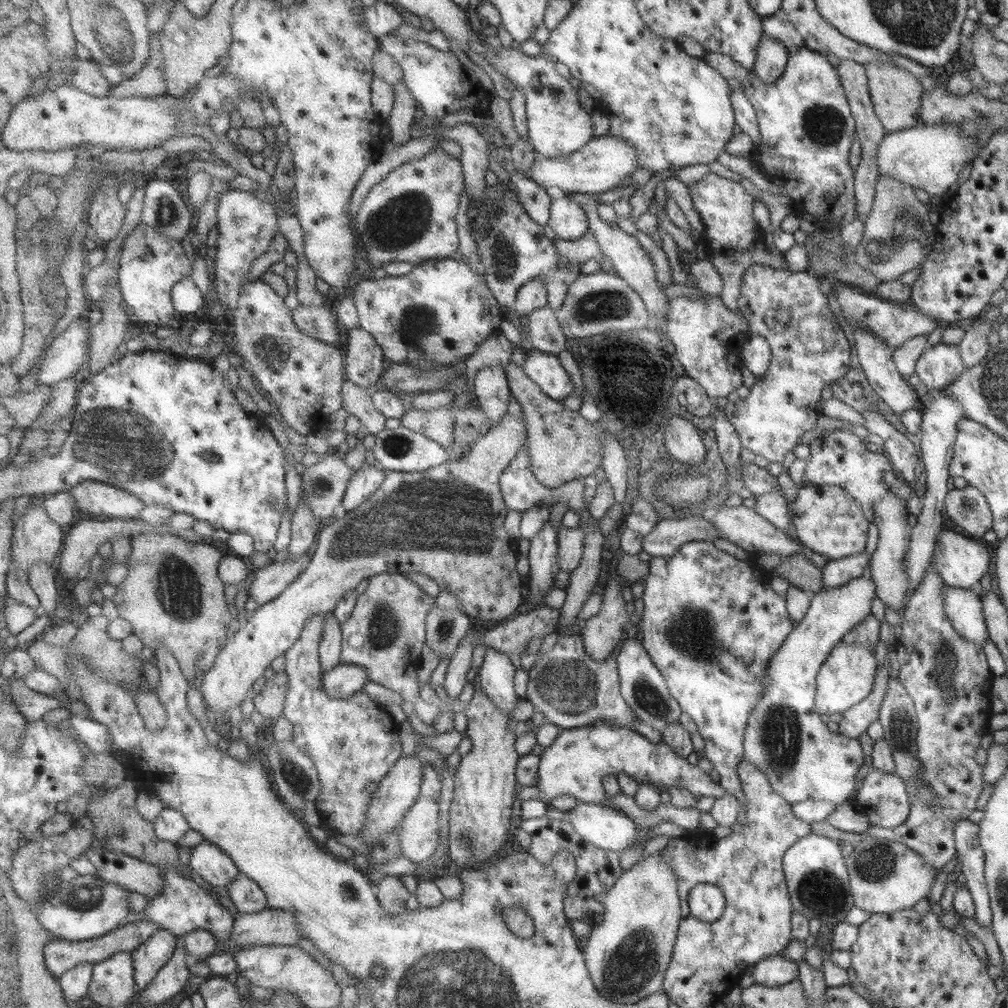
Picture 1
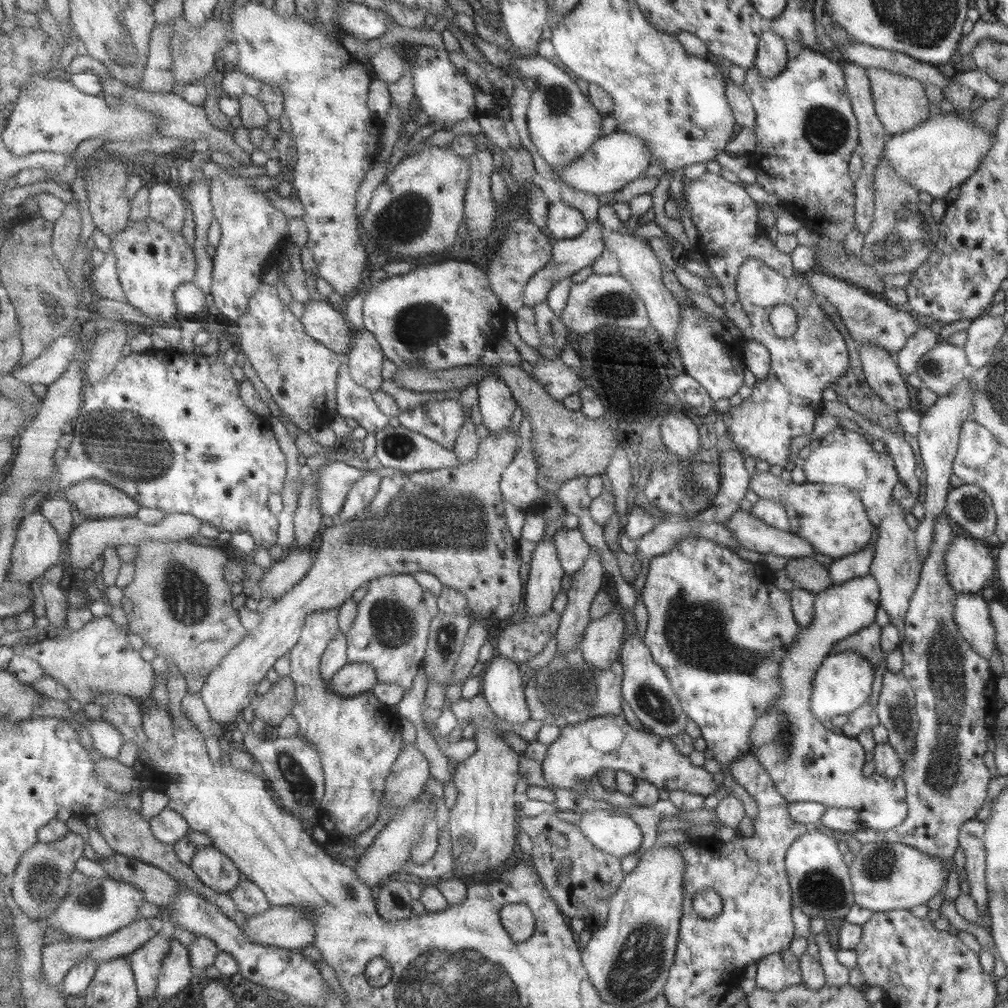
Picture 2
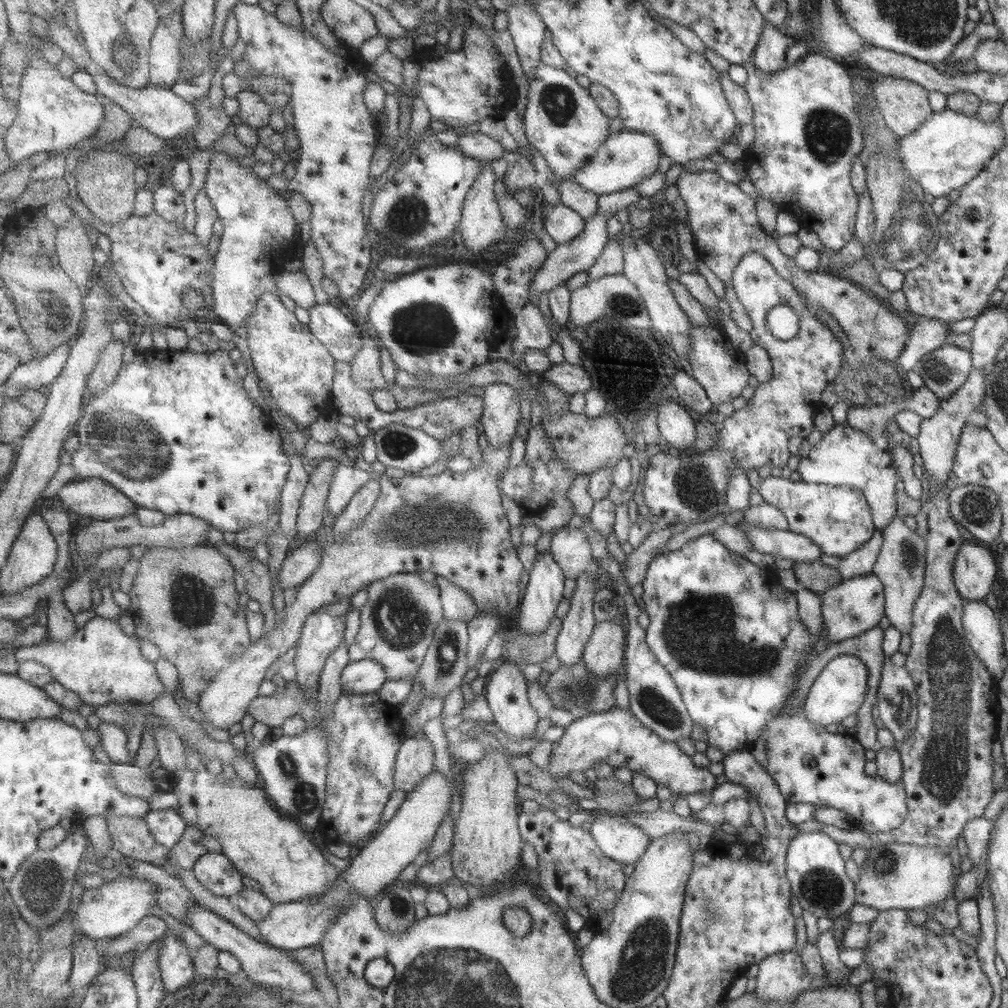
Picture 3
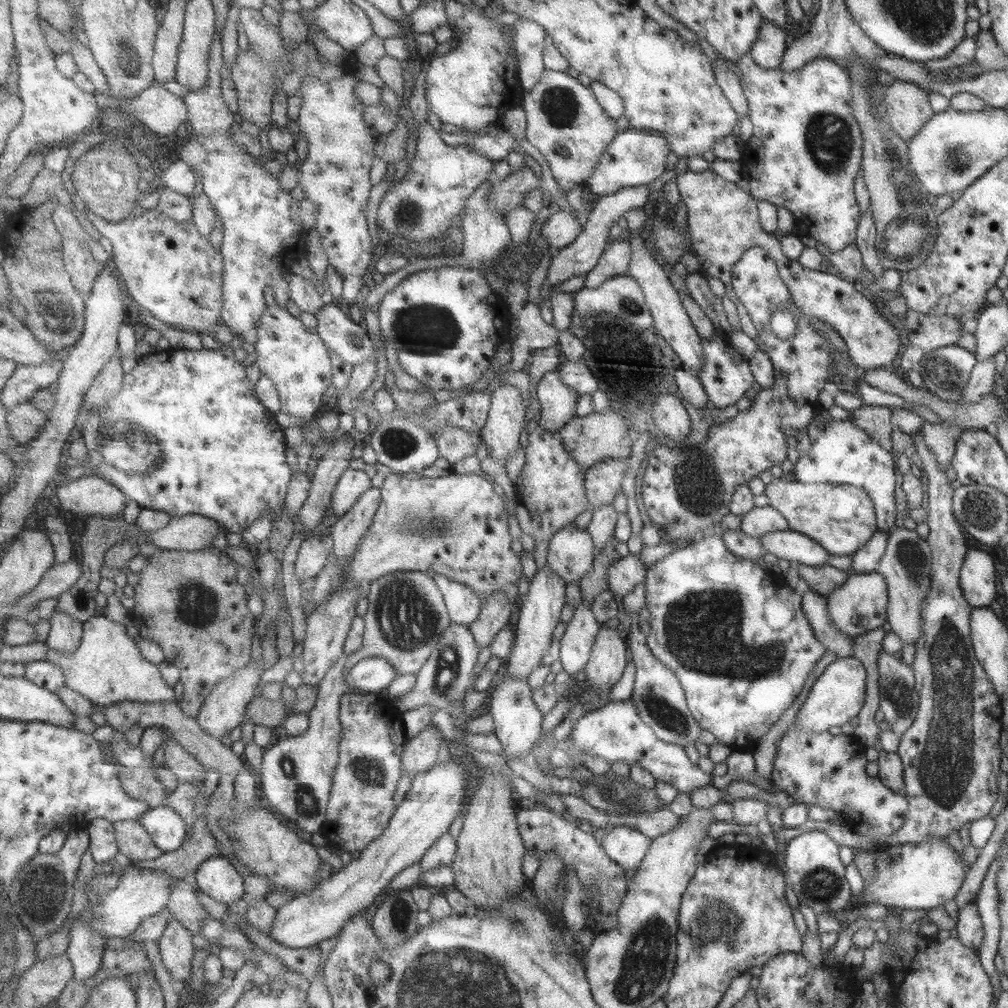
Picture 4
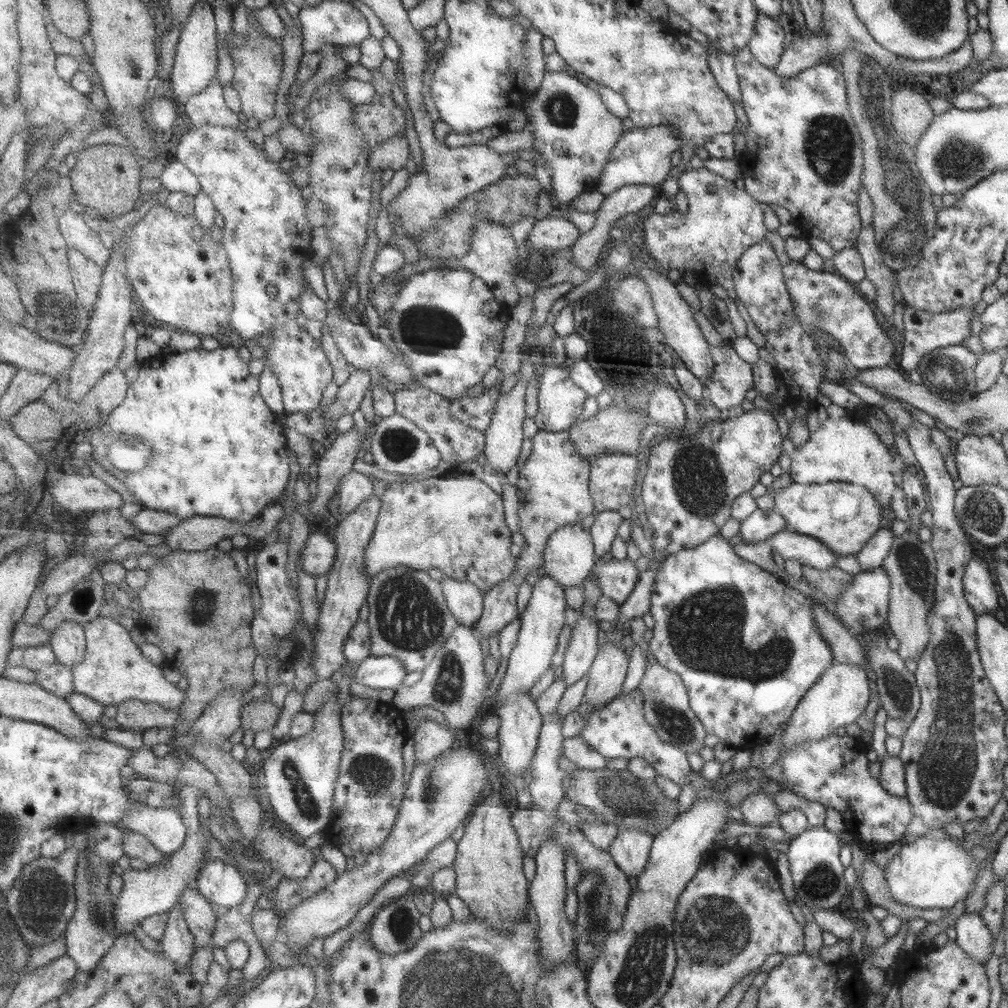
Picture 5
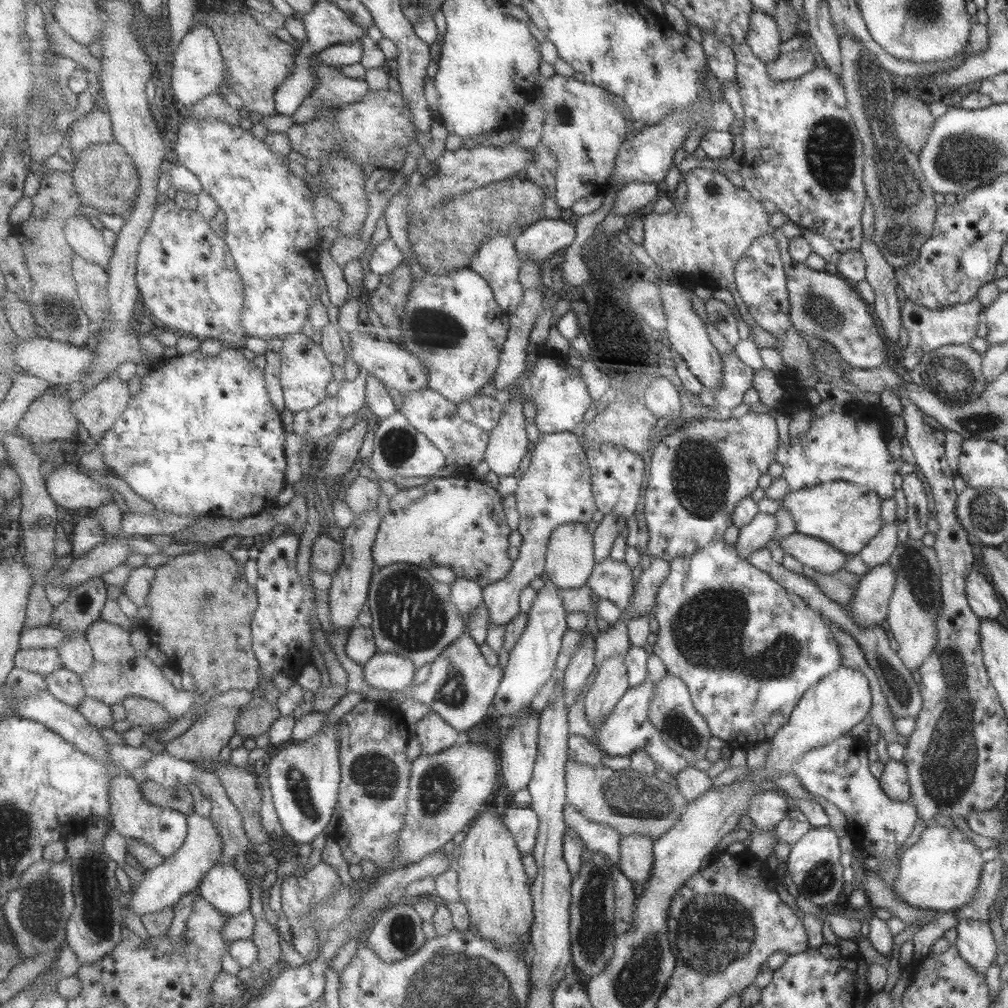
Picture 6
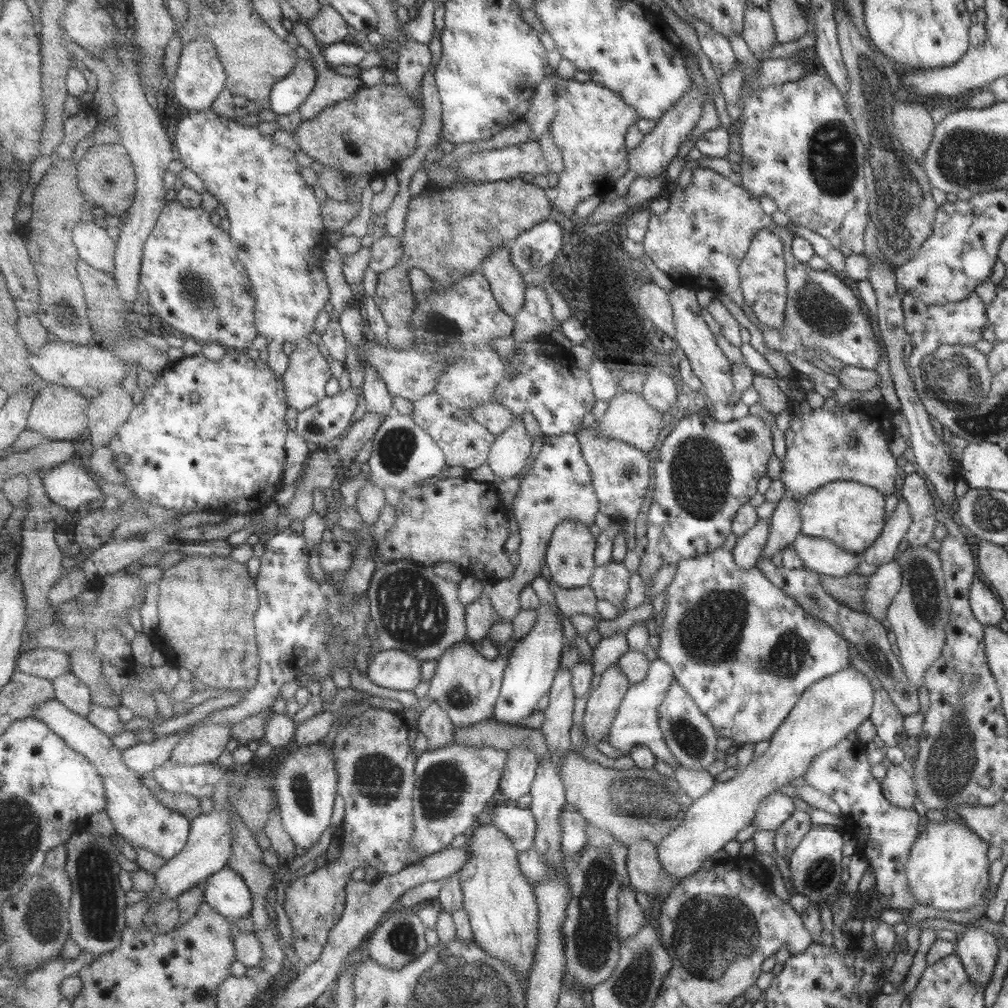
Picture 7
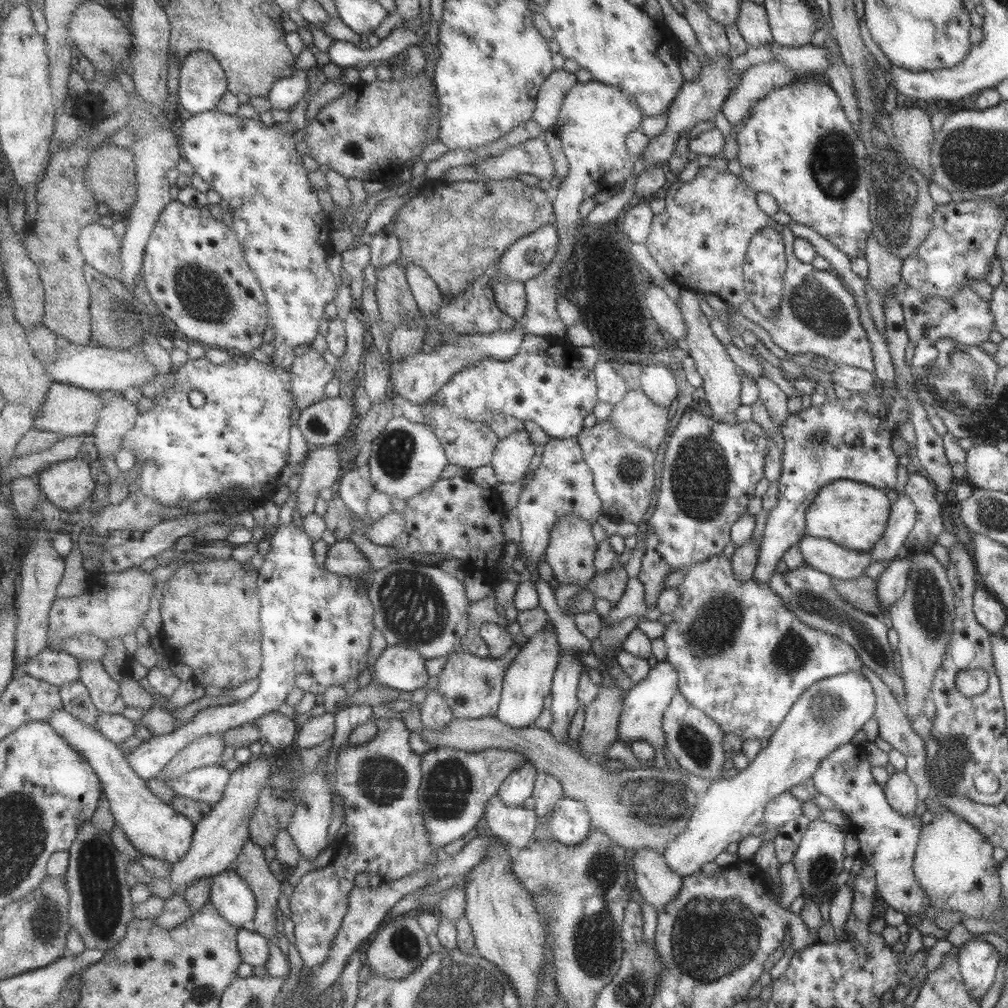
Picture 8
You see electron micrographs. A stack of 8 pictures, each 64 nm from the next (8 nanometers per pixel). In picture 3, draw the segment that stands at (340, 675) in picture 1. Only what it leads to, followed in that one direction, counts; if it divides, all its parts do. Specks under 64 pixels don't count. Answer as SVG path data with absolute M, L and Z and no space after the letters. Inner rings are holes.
M373 659L351 661L341 677L345 692L352 695L379 692L388 681L388 674L382 662Z

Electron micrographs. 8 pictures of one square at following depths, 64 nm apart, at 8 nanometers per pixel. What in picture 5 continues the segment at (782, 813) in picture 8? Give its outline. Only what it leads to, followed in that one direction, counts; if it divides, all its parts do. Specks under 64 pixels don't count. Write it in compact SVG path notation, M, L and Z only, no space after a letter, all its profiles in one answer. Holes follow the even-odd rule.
M761 790L747 795L737 808L741 811L743 822L756 829L776 823L781 813L774 798Z

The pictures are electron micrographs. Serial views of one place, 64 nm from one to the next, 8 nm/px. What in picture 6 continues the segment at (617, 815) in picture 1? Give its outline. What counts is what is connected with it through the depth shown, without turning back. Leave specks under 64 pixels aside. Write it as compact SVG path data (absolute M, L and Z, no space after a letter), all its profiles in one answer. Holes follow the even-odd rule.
M621 836L618 868L631 882L644 886L653 866L653 841L646 836Z

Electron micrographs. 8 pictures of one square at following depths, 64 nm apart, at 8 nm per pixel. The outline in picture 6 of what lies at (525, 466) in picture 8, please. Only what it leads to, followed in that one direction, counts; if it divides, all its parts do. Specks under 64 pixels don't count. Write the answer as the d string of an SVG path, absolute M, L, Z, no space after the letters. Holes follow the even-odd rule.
M510 394L505 414L499 426L491 432L485 462L499 477L512 476L529 452L529 434L523 414L524 396Z

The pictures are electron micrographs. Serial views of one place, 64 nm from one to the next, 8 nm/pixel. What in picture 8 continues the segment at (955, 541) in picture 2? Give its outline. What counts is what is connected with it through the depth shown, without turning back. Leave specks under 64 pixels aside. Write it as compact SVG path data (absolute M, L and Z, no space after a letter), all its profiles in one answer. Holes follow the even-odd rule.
M980 585L973 591L972 610L976 621L990 634L999 633L1006 624L1005 608Z

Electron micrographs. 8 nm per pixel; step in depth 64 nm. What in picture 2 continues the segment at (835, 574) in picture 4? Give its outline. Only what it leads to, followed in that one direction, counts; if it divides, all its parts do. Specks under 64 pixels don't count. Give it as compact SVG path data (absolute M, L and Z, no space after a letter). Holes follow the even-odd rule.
M813 557L789 558L783 569L795 586L813 594L826 590L832 585L828 568L819 564Z

